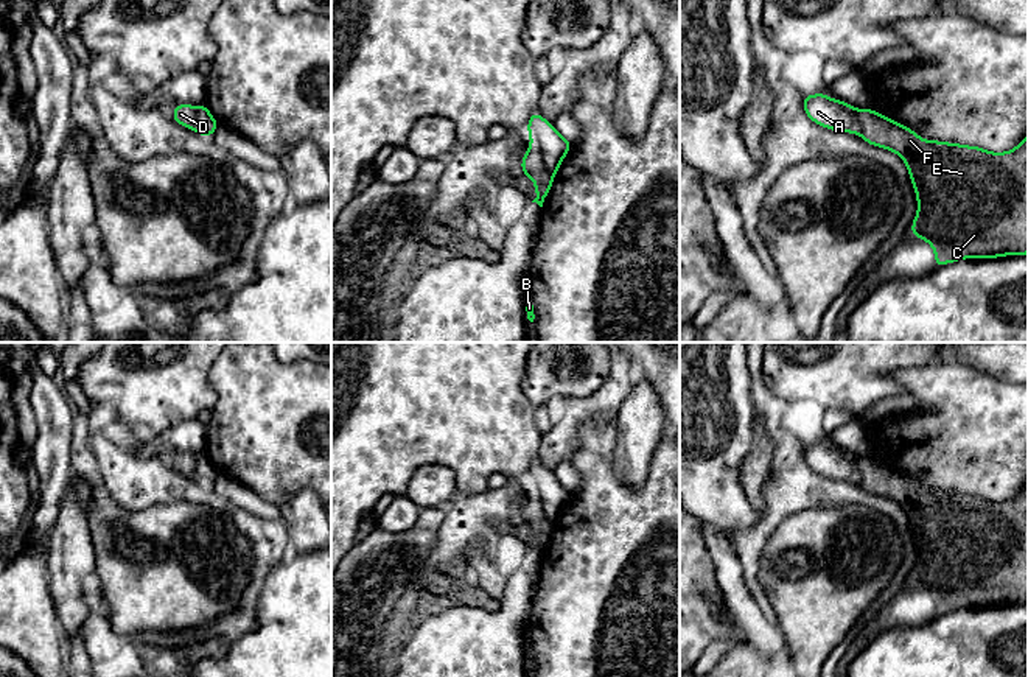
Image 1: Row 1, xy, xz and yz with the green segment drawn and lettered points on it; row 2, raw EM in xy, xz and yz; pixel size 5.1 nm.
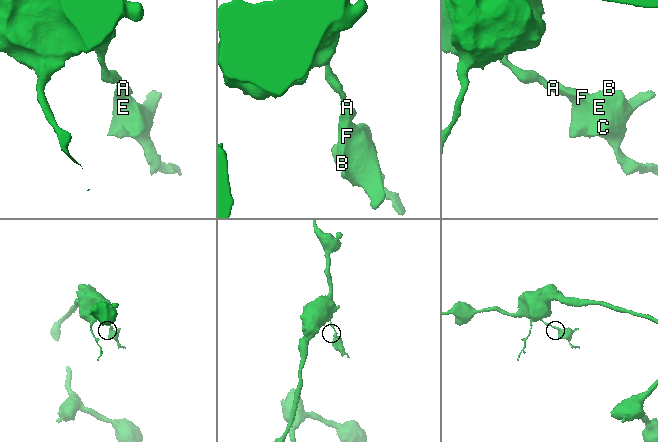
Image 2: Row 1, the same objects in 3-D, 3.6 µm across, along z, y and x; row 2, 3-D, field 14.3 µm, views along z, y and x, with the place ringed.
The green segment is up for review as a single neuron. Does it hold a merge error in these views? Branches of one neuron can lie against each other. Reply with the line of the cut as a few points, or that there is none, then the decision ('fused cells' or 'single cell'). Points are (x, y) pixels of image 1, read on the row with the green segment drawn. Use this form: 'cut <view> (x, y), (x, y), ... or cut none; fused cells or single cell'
cut xz (532, 142), (540, 153), (543, 167), (552, 176); fused cells

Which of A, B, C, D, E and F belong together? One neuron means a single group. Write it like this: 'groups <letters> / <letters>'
groups A / B C D E F

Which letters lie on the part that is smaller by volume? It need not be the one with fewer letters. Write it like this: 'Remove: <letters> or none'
Remove: B, C, D, E, F

